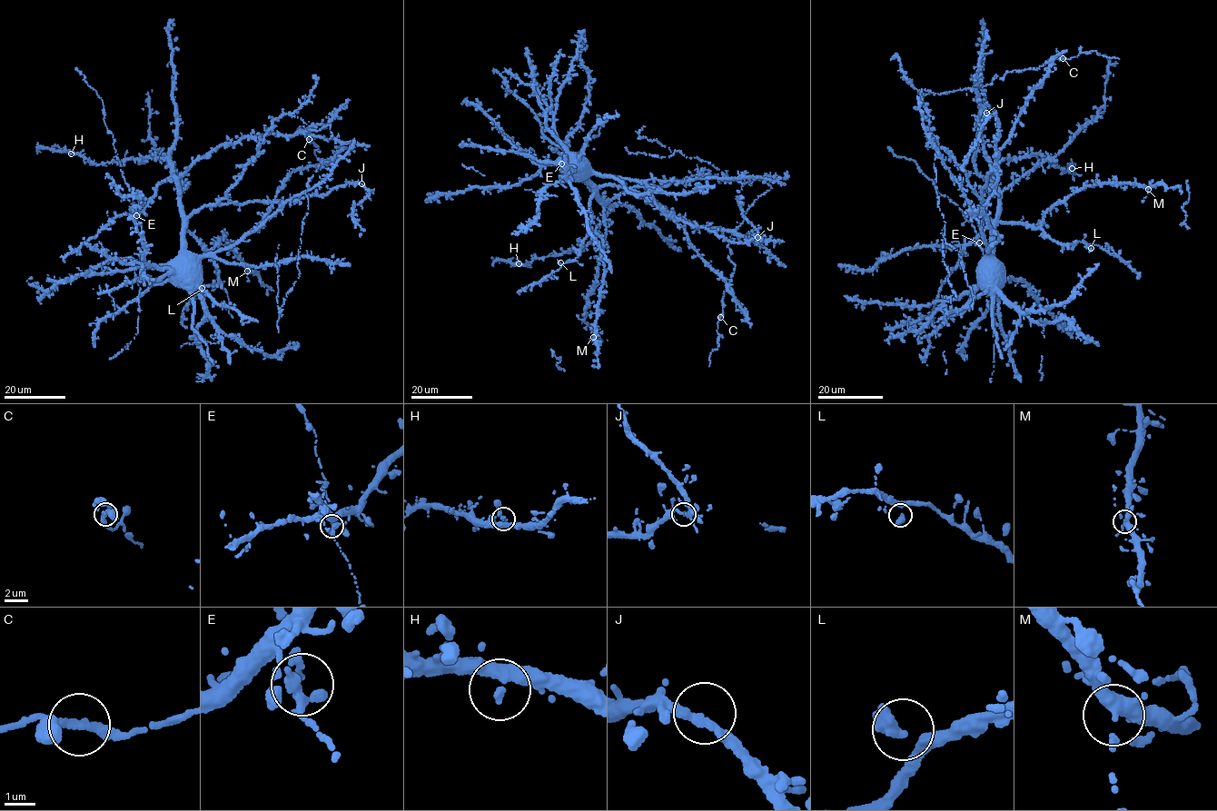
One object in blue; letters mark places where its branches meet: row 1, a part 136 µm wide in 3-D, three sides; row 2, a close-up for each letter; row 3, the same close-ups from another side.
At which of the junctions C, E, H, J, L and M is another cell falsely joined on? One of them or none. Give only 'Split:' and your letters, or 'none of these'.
Split: none of these

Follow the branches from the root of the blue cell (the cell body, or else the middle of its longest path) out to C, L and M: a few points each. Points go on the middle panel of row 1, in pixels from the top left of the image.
C: (573, 163), (605, 202), (626, 192), (641, 194), (696, 225), (735, 232), (727, 247), (735, 269), (720, 318)
L: (573, 163), (575, 173), (590, 184), (594, 191), (589, 202), (591, 228), (575, 260), (560, 262)
M: (573, 163), (575, 173), (594, 190), (589, 202), (591, 228), (603, 247), (604, 277), (593, 337)

